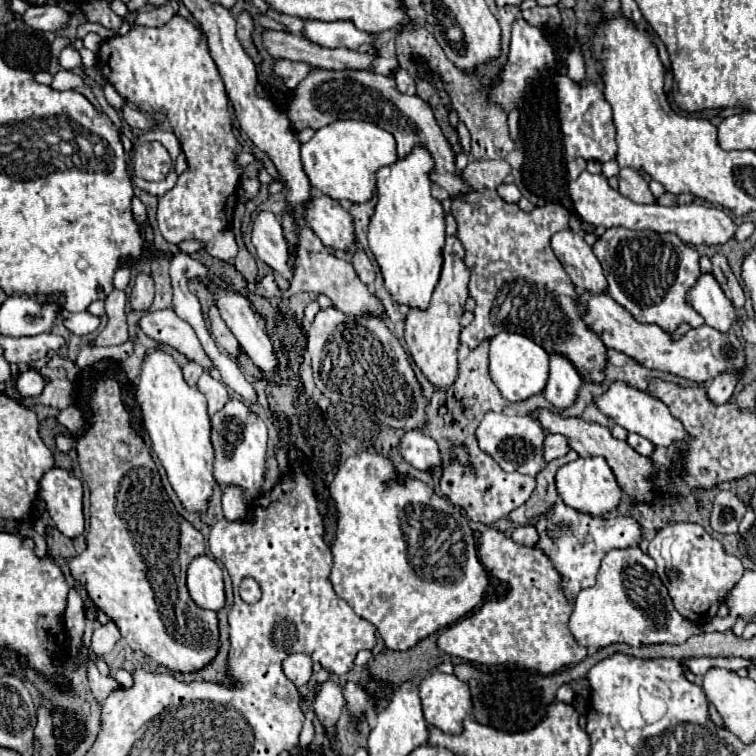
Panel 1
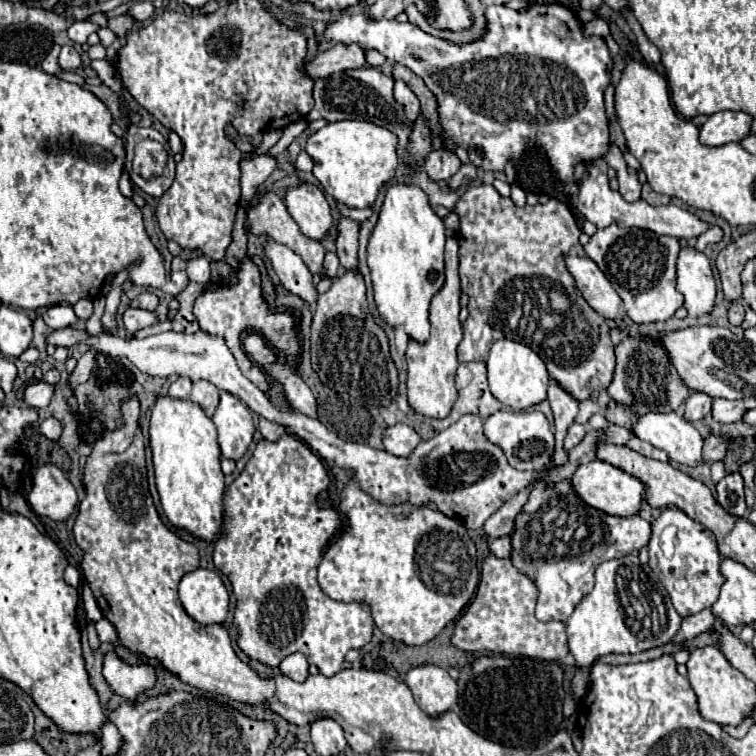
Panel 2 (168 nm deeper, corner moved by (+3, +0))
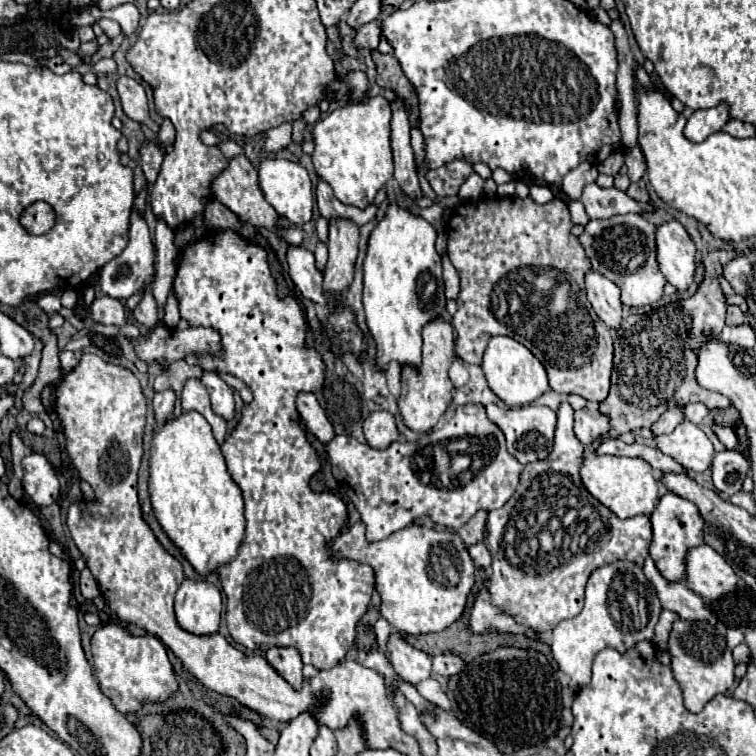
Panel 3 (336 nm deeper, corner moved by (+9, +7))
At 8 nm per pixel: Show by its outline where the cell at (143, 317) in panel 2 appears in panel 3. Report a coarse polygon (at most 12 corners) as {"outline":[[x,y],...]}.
{"outline":[[96,298],[88,312],[100,324],[126,324],[124,304]]}

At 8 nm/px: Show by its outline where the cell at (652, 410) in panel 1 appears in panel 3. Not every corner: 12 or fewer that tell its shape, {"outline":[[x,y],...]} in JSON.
{"outline":[[692,422],[672,434],[642,436],[672,456],[684,468],[704,472],[714,448]]}

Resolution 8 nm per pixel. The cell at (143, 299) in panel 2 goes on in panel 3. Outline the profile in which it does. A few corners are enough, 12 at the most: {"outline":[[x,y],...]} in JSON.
{"outline":[[152,292],[142,296],[132,316],[146,328],[158,322],[158,304]]}

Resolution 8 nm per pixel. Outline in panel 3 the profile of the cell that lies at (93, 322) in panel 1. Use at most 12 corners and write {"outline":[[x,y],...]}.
{"outline":[[42,294],[36,302],[48,316],[62,310],[56,294]]}

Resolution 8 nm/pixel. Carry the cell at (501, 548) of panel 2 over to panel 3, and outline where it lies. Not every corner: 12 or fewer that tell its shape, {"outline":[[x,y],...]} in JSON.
{"outline":[[486,544],[470,546],[472,560],[482,568],[492,566],[490,550]]}

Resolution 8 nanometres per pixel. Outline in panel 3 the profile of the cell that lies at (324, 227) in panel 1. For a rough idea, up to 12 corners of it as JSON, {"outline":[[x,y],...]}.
{"outline":[[264,160],[264,198],[292,224],[312,218],[314,192],[304,166]]}

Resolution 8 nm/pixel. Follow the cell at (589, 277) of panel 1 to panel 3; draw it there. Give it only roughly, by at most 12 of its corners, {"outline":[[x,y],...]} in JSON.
{"outline":[[586,272],[588,300],[606,326],[622,322],[618,286]]}

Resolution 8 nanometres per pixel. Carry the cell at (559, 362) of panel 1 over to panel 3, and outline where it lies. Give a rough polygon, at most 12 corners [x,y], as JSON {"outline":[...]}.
{"outline":[[562,400],[554,448],[488,514],[492,604],[550,634],[590,572],[642,566],[648,516],[580,480]]}

